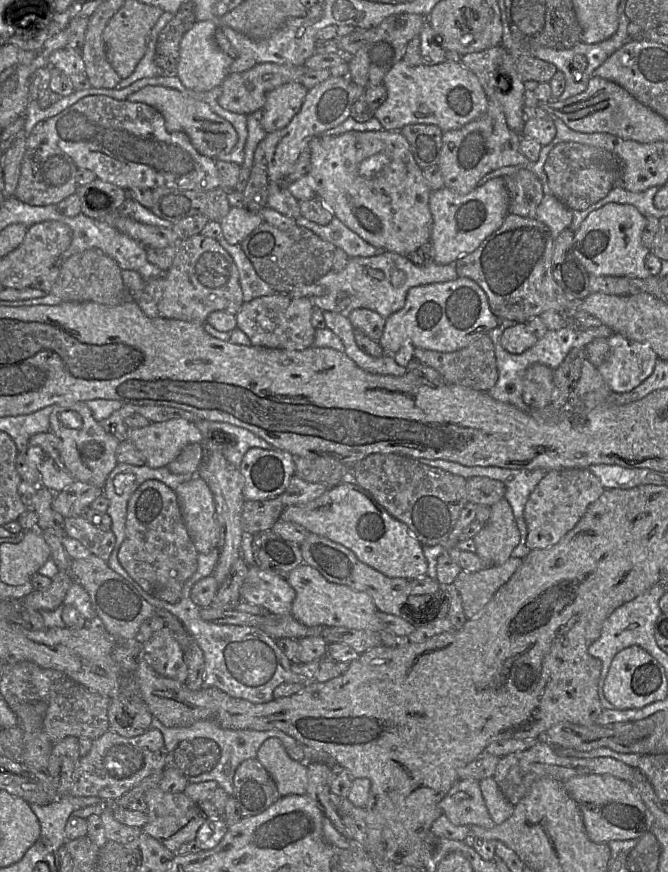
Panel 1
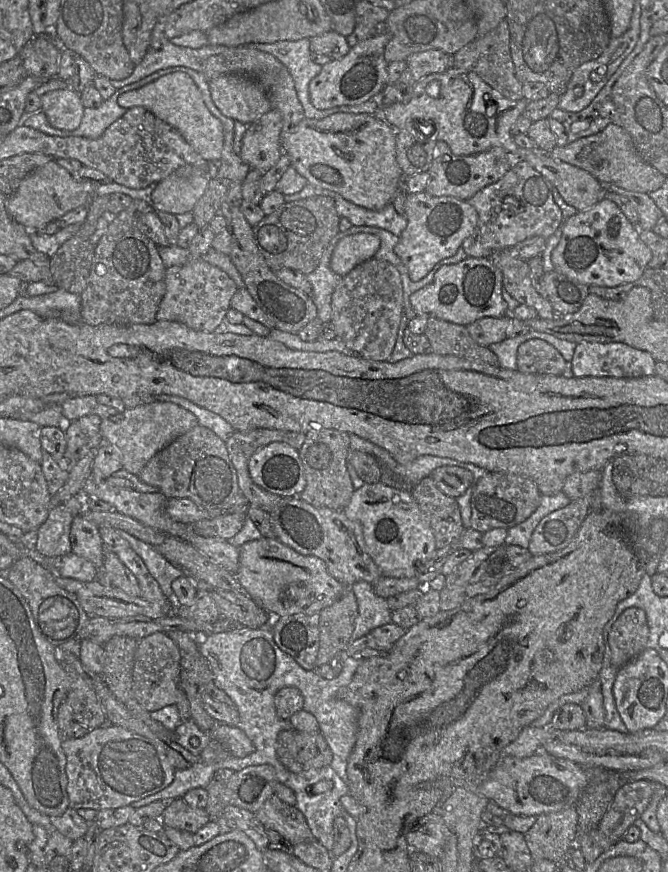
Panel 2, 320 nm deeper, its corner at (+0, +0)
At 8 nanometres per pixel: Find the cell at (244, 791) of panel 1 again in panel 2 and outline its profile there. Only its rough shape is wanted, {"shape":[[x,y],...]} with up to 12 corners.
{"shape":[[274,794],[255,816],[292,847],[316,841],[303,814]]}

